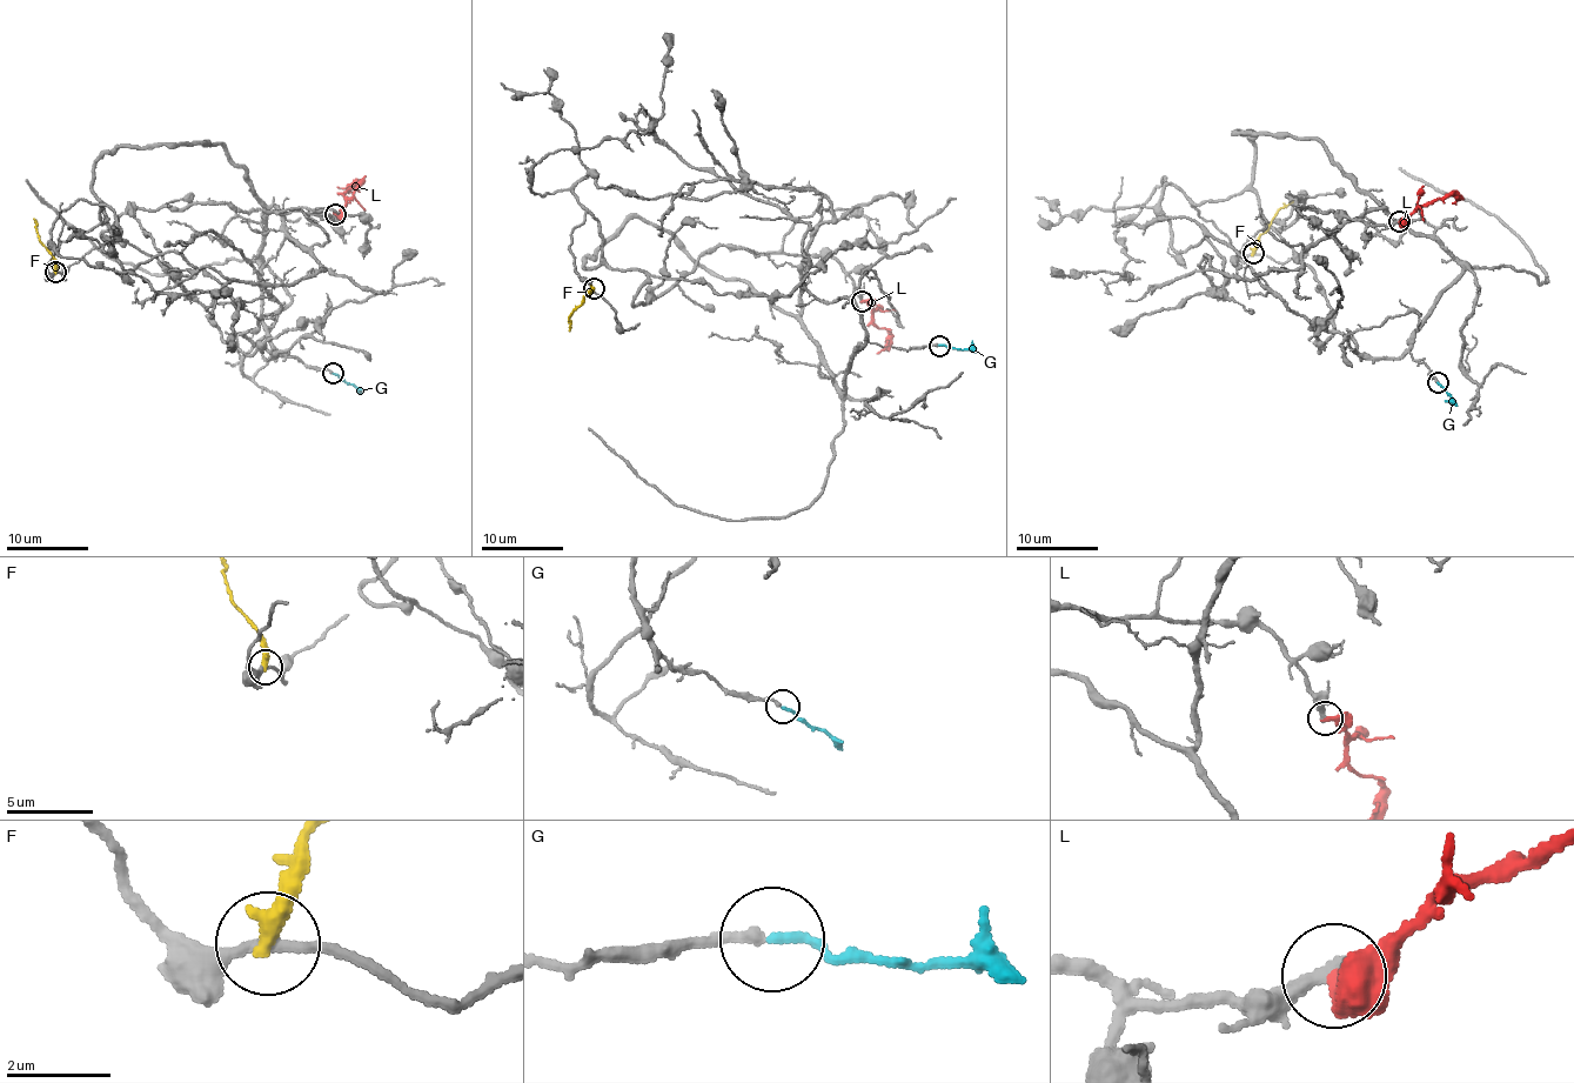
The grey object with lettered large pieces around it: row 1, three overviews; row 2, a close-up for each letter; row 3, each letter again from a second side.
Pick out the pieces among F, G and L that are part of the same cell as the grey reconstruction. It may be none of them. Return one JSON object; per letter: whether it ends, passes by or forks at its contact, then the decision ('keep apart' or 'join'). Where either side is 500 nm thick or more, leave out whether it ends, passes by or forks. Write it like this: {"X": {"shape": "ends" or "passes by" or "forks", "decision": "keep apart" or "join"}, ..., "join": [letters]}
{"F": {"shape": "ends", "decision": "keep apart"}, "G": {"shape": "ends", "decision": "join"}, "L": {"shape": "ends", "decision": "keep apart"}, "join": ["G"]}

